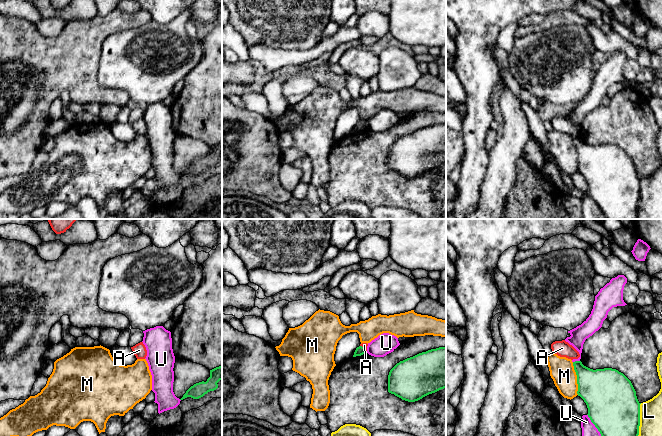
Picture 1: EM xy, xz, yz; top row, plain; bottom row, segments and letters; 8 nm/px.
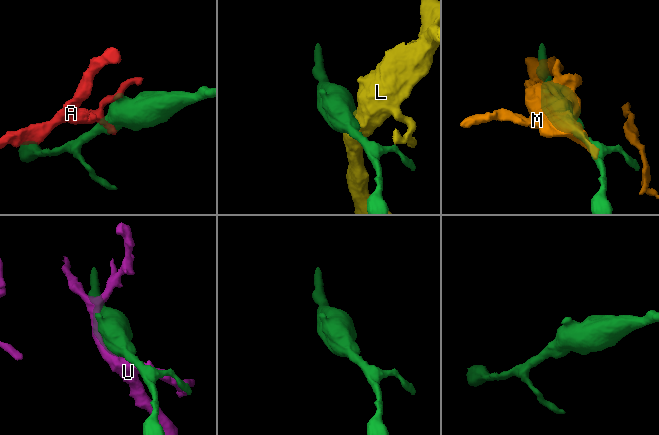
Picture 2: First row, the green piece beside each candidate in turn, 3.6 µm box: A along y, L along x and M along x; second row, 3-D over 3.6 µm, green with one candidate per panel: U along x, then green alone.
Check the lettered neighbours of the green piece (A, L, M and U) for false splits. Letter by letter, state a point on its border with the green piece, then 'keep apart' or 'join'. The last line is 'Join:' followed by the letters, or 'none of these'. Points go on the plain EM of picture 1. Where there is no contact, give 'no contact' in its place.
A: contact xz (364, 124); keep apart
L: contact yz (639, 199); keep apart
M: contact yz (577, 154); keep apart
U: contact yz (596, 203); keep apart
Join: none of these

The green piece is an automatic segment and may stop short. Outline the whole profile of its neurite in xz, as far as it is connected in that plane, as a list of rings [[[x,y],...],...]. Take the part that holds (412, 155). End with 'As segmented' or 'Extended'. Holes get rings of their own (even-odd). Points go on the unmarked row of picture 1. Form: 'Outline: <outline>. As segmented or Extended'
Outline: [[[446,122],[397,139],[388,151],[388,168],[408,178],[446,164]]]. As segmented

